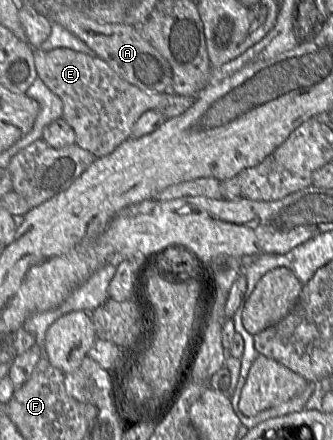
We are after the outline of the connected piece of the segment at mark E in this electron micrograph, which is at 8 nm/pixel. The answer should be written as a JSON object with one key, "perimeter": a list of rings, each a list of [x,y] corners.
{"perimeter":[[[68,48],[34,49],[34,63],[38,78],[62,100],[62,117],[75,132],[75,144],[97,158],[109,155],[130,138],[133,125],[144,112],[158,110],[171,119],[183,114],[195,101],[175,93],[142,91],[123,80],[99,57]]]}

